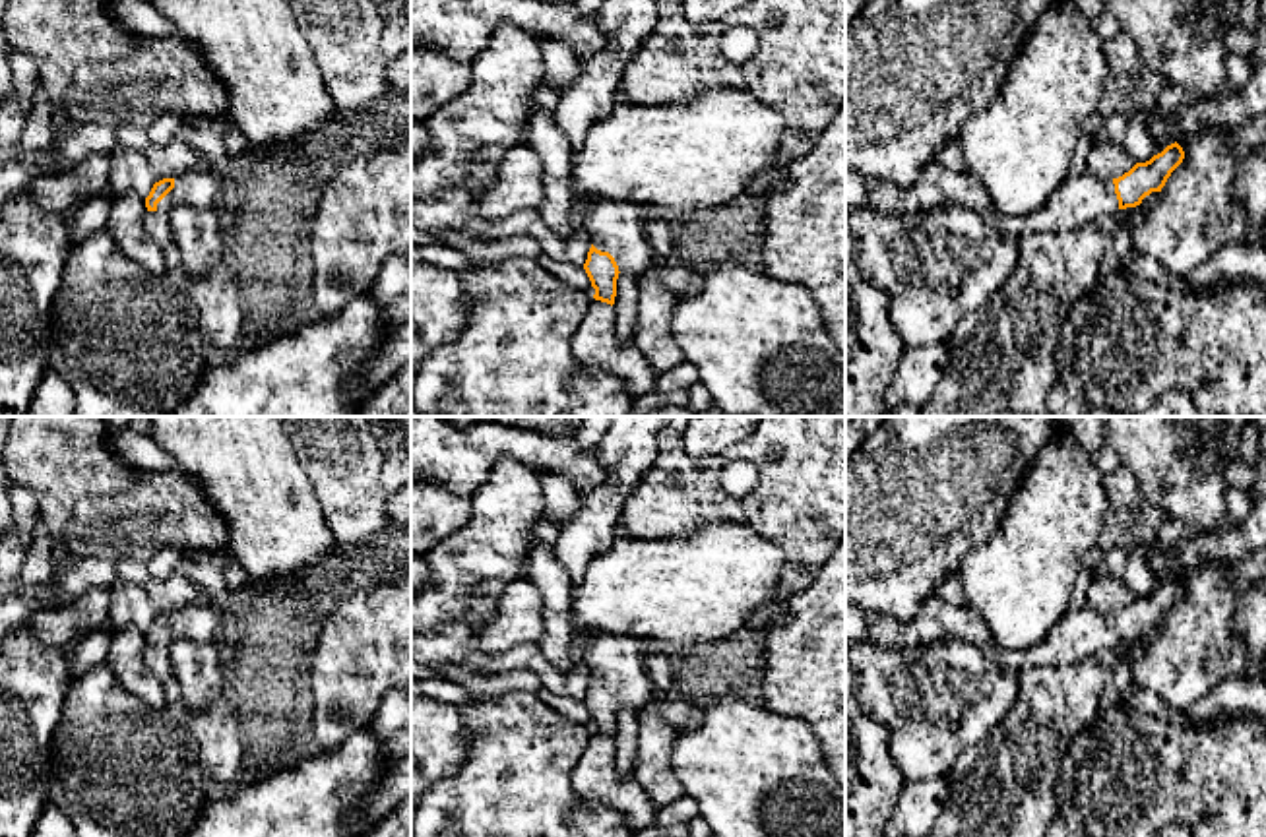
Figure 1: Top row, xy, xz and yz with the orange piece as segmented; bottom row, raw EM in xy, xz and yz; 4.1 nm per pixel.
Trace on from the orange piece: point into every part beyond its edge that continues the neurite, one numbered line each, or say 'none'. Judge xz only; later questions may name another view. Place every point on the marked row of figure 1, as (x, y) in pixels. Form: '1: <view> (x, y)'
1: xz (617, 227)

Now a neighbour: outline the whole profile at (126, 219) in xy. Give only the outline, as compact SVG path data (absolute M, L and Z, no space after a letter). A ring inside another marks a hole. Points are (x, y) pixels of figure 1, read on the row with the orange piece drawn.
M130 190L111 203L107 229L118 250L159 277L169 277L159 242L145 229L145 200Z

